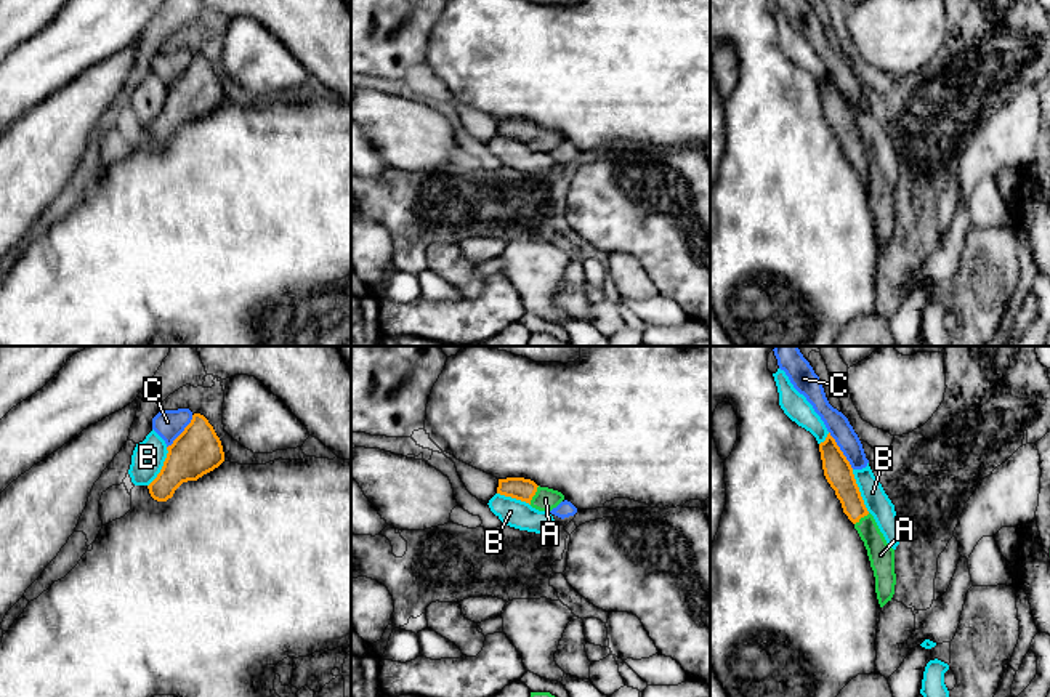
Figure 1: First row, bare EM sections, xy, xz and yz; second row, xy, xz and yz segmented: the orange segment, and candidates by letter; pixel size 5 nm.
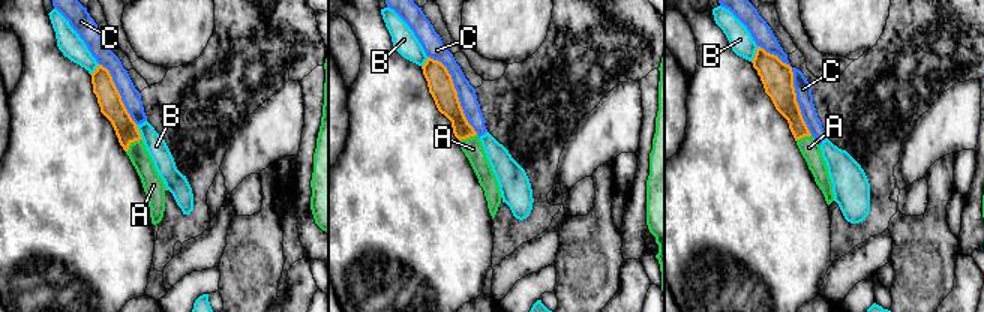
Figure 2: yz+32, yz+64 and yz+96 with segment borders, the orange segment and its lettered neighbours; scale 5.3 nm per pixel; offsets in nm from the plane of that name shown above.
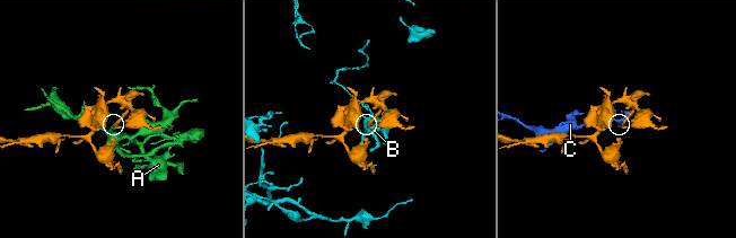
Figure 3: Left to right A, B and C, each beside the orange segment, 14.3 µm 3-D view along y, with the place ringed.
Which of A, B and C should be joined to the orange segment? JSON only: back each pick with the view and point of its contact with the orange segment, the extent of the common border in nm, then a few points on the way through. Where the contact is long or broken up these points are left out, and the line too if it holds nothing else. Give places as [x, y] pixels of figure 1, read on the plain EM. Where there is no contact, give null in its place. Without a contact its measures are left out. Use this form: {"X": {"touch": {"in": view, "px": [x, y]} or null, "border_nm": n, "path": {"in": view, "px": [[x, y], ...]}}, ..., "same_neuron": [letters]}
{"A": {"touch": {"in": "xz", "px": [534, 135]}, "border_nm": 110, "path": {"in": "xz", "px": [[521, 130], [534, 135], [545, 140]]}}, "same_neuron": ["A"]}

